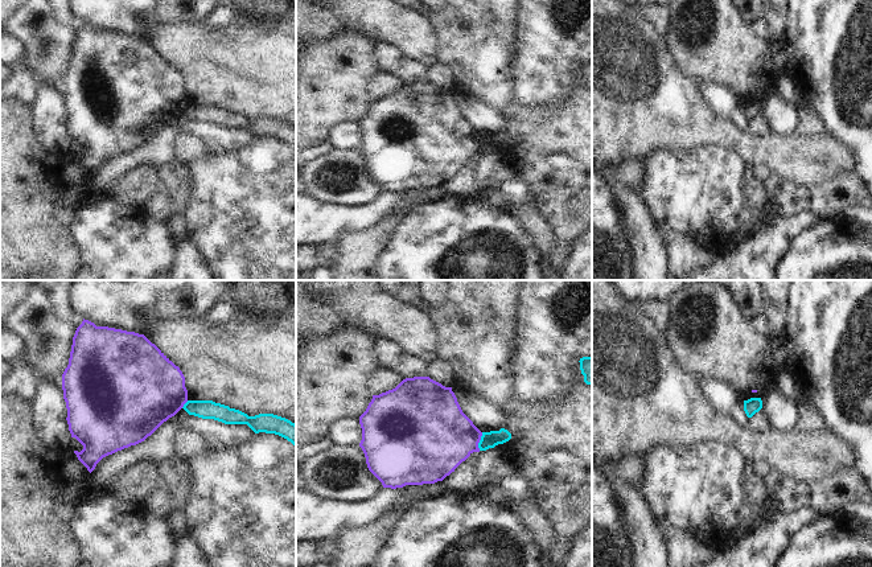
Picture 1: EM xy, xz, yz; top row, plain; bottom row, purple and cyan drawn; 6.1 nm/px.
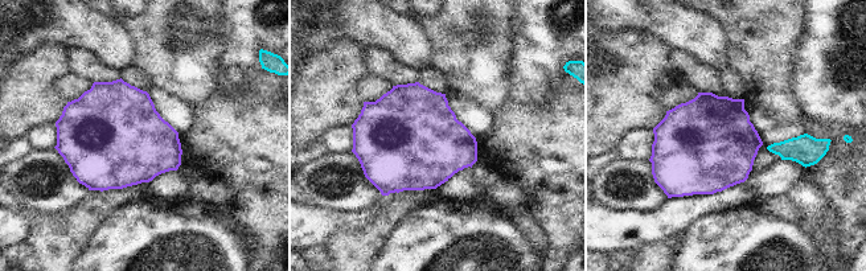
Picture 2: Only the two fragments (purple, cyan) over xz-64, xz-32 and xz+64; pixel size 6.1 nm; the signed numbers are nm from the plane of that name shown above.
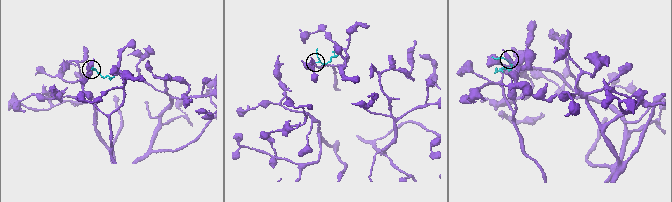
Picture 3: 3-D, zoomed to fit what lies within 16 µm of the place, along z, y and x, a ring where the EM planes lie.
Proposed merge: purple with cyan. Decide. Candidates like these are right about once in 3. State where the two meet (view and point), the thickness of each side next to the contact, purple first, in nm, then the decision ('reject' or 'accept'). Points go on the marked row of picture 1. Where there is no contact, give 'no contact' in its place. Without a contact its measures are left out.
meets purple in xz at (478, 442); 420 nm thick on the purple side, 100 nm on the other; reject

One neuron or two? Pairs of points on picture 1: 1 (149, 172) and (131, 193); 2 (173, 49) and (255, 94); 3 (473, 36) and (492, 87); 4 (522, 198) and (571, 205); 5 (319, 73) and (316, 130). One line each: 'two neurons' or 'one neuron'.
1: one neuron
2: one neuron
3: one neuron
4: two neurons
5: one neuron

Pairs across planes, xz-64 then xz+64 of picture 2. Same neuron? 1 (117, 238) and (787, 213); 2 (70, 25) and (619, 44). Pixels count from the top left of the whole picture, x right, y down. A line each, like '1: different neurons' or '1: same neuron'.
1: different neurons
2: different neurons

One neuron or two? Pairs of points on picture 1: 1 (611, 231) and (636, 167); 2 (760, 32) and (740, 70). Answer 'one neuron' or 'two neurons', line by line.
1: two neurons
2: two neurons

